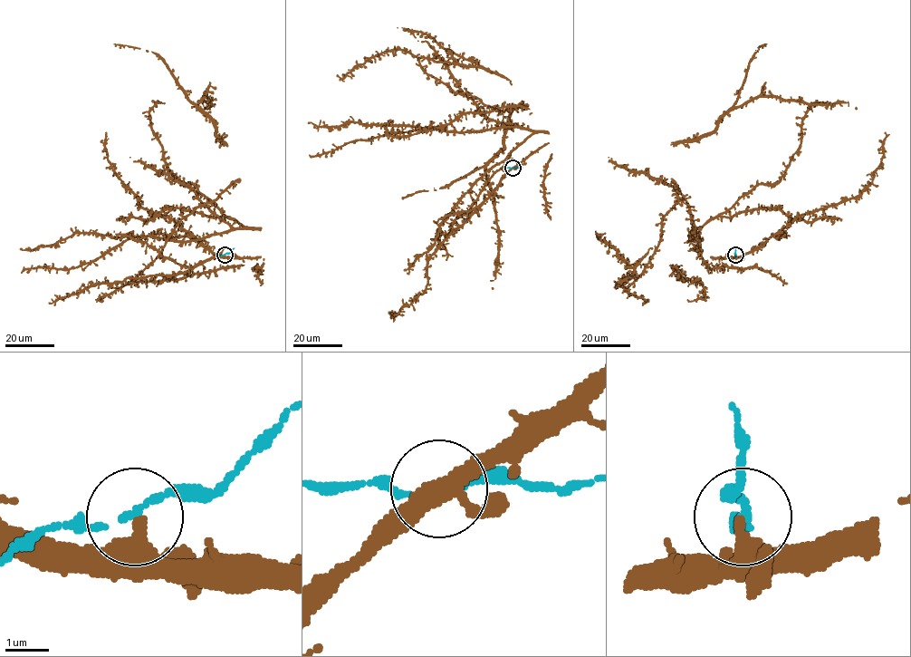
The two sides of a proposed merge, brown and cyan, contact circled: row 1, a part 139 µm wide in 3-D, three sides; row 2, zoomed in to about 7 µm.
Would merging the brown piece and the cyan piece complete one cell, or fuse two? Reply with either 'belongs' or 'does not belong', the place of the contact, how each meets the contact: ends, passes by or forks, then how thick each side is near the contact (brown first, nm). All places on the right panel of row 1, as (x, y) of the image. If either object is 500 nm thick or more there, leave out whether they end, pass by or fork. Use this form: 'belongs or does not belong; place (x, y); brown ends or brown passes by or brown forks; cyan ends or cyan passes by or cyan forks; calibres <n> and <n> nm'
does not belong; place (735, 255); brown passes by; cyan passes by; calibres 320 and 140 nm

